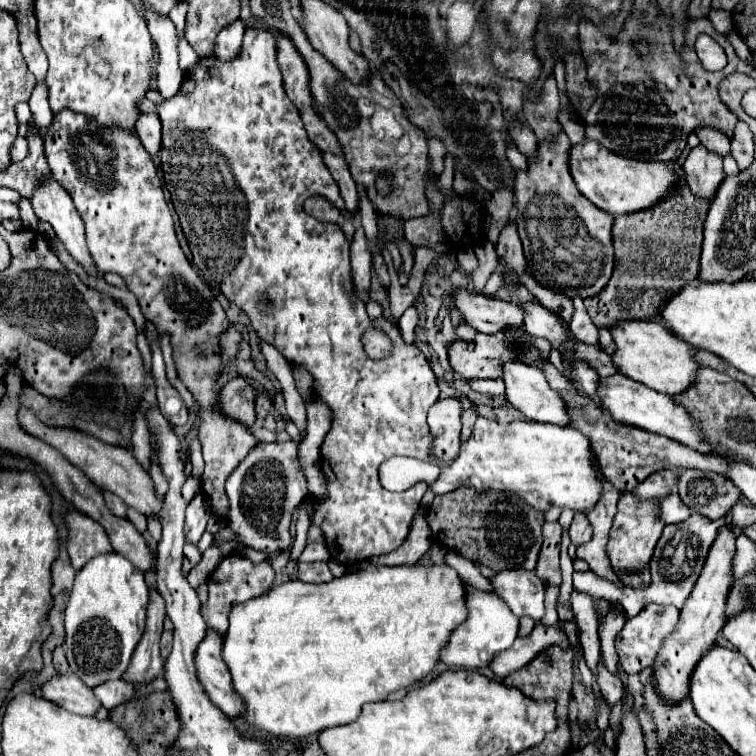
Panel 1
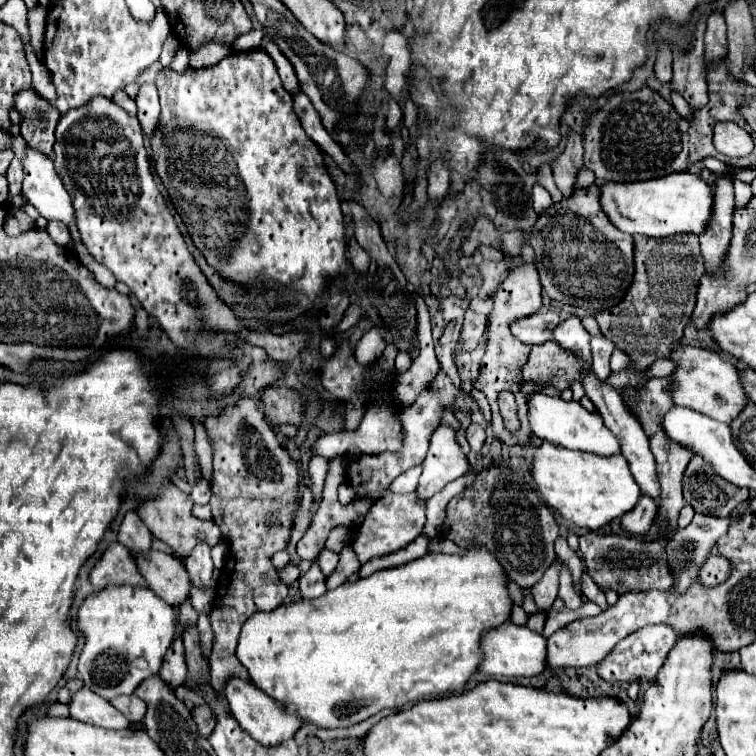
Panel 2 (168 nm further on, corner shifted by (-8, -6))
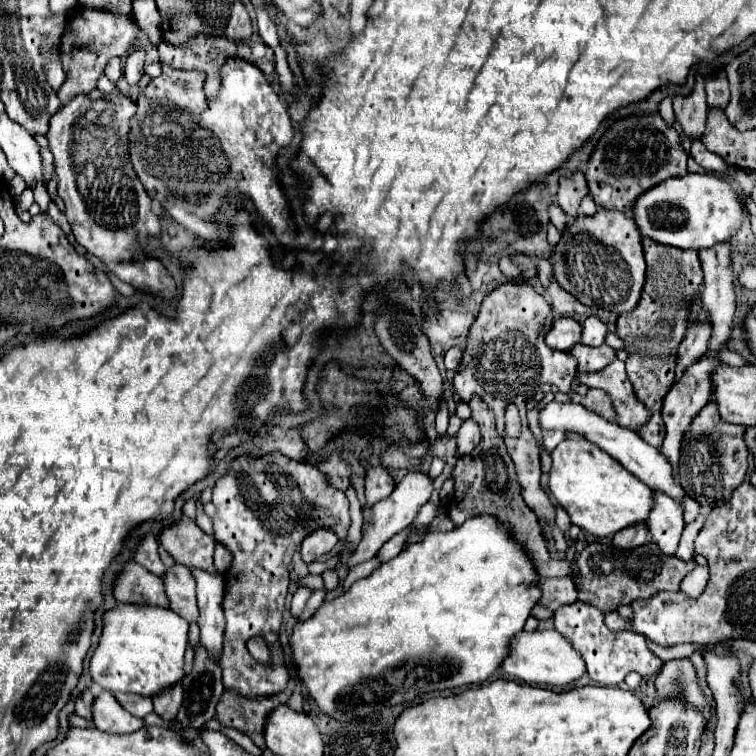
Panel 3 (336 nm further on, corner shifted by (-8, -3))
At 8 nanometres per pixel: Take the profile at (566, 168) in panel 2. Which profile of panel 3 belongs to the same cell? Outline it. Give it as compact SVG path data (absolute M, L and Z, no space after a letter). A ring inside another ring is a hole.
M575 173L571 179L563 177L561 185L559 185L559 193L557 193L557 205L569 217L575 219L577 211L579 211L579 203L587 193L589 193L589 189L587 189L587 181L585 181L583 173Z

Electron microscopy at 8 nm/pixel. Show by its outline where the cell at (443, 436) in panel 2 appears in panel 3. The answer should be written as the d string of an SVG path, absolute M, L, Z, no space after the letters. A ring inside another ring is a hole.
M417 471L417 473L409 473L401 483L397 483L395 491L393 491L387 499L377 501L377 503L371 507L373 517L371 517L371 521L363 527L363 531L361 531L363 537L361 537L361 541L359 541L359 545L357 545L357 549L355 549L355 553L347 559L347 567L351 569L351 567L355 567L355 565L359 565L359 563L363 563L363 561L373 559L373 557L377 555L377 551L381 549L381 545L383 545L385 541L389 541L389 537L393 537L395 533L399 533L403 527L407 529L407 525L411 525L413 519L417 517L419 507L429 501L431 491L433 491L433 479L431 479L429 475L423 475L423 473Z

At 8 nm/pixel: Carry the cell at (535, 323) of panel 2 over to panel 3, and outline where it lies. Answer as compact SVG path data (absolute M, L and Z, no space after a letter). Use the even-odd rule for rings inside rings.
M557 319L555 325L547 331L547 345L551 349L567 351L571 345L577 345L581 341L581 325L575 319Z

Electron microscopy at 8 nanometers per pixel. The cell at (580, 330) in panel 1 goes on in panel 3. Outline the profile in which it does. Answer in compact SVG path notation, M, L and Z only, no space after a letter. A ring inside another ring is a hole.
M615 359L599 373L581 375L579 383L585 387L603 389L609 395L609 401L611 401L615 415L617 415L615 423L619 427L639 431L649 421L651 411L647 407L643 407L641 401L637 401L633 385L627 379L623 361Z

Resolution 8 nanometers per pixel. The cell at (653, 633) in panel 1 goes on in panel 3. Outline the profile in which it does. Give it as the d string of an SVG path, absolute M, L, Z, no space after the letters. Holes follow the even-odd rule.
M577 601L573 605L559 607L553 615L553 621L555 621L555 631L565 635L573 643L573 647L581 653L583 661L587 663L589 677L599 685L617 687L631 671L637 671L641 677L655 677L655 673L659 673L663 665L663 661L649 651L643 635L633 631L619 631L619 633L609 631L603 621L603 613L589 603Z

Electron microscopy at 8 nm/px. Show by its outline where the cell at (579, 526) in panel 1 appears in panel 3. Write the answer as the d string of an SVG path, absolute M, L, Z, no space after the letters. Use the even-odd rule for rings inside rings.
M591 543L577 555L577 565L581 571L579 601L591 603L607 613L617 611L621 605L631 605L631 601L653 597L659 591L677 591L683 577L693 571L695 561L683 563L677 557L667 557L655 543L647 543L629 551L615 549L613 545Z

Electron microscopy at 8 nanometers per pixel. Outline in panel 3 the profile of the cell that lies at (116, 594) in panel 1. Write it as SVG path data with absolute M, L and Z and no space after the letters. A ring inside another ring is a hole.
M123 605L105 613L99 647L91 657L91 677L103 689L153 697L185 677L183 655L187 649L189 623L171 609L153 605Z

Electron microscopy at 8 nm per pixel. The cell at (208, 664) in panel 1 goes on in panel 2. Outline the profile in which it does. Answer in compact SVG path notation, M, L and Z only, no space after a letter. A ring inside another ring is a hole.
M231 676L225 684L223 690L231 714L235 716L235 720L241 724L241 728L245 728L255 740L259 740L265 746L275 746L281 740L289 740L293 738L293 734L297 732L297 728L301 726L301 720L297 716L289 716L281 704L277 704L275 700L271 700L267 694L259 692L259 688L253 688L251 682L241 680L239 676Z

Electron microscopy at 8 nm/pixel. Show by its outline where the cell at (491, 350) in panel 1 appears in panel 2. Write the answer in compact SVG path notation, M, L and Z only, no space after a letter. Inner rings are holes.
M555 342L537 344L531 348L527 364L521 368L521 378L539 380L555 390L565 390L573 380L579 380L579 362L575 356Z

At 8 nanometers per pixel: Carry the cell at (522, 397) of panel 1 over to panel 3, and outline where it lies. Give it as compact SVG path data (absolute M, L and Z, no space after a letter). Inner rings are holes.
M551 401L551 403L547 403L543 407L543 411L539 415L539 423L541 423L541 431L543 431L543 449L547 453L551 453L567 437L569 431L579 433L579 435L587 437L587 441L599 445L603 451L607 451L611 457L615 457L629 473L633 473L635 477L639 477L649 489L653 489L657 493L665 493L667 497L671 497L677 503L681 503L681 499L683 499L685 493L683 493L681 485L677 483L677 479L673 477L671 463L667 463L667 459L659 453L659 449L647 445L639 437L639 433L623 429L623 427L619 427L615 423L609 423L603 417L591 413L589 409L583 409L581 405L575 405L575 403L557 403L557 401Z

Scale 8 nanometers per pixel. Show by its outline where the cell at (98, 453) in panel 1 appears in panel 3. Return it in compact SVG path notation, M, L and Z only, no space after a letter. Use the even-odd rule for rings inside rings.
M183 517L179 525L161 531L159 541L177 563L189 569L203 569L209 573L219 573L213 563L215 541L209 535L205 535L197 527L195 521Z

